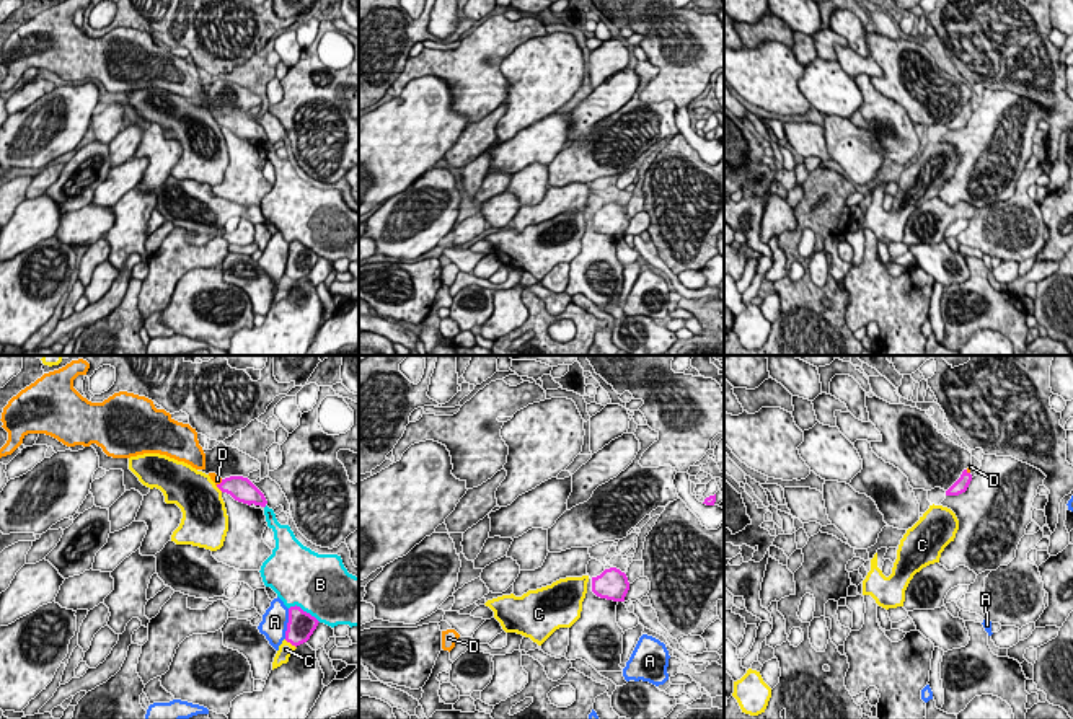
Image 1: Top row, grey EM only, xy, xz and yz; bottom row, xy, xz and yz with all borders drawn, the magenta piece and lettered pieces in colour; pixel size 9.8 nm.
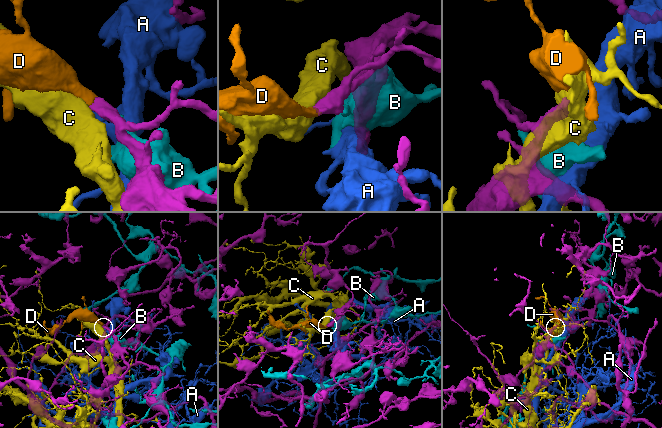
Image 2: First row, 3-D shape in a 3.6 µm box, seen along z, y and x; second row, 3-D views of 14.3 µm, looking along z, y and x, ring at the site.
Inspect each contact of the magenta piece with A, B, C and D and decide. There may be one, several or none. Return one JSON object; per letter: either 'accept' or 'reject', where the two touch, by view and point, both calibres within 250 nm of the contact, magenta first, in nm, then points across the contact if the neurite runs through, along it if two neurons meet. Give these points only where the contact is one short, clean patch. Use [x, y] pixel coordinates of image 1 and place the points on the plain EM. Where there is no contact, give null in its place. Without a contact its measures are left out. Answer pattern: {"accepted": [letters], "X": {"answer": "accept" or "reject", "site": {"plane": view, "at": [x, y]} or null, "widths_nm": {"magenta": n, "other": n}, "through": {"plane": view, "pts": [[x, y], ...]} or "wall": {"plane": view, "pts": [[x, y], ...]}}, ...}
{"accepted": ["D"], "A": {"answer": "reject", "site": {"plane": "xy", "at": [287, 258]}, "widths_nm": {"magenta": 280, "other": 260}}, "B": {"answer": "reject", "site": {"plane": "xy", "at": [305, 247]}, "widths_nm": {"magenta": 280, "other": 480}}, "C": {"answer": "reject", "site": {"plane": "xy", "at": [291, 277]}, "widths_nm": {"magenta": 280, "other": 160}}, "D": {"answer": "accept", "site": {"plane": "xy", "at": [220, 118]}, "widths_nm": {"magenta": 240, "other": 90}, "through": {"plane": "xy", "pts": [[242, 124], [220, 118], [217, 114]]}}}

